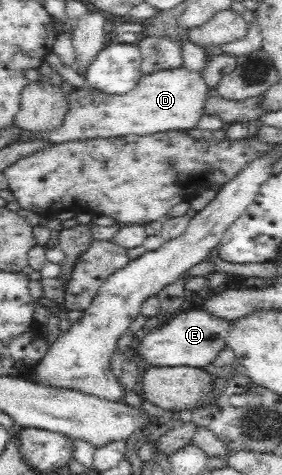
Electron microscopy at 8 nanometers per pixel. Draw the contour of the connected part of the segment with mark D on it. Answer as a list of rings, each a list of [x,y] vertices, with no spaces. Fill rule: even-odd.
[[[184,68],[161,70],[143,75],[135,88],[122,95],[104,93],[91,86],[73,87],[68,94],[69,112],[63,120],[63,126],[45,134],[21,132],[17,141],[26,141],[33,137],[49,140],[55,144],[95,140],[99,138],[119,138],[119,136],[149,136],[159,132],[173,130],[185,131],[193,128],[202,116],[203,103],[209,87],[201,75]]]

